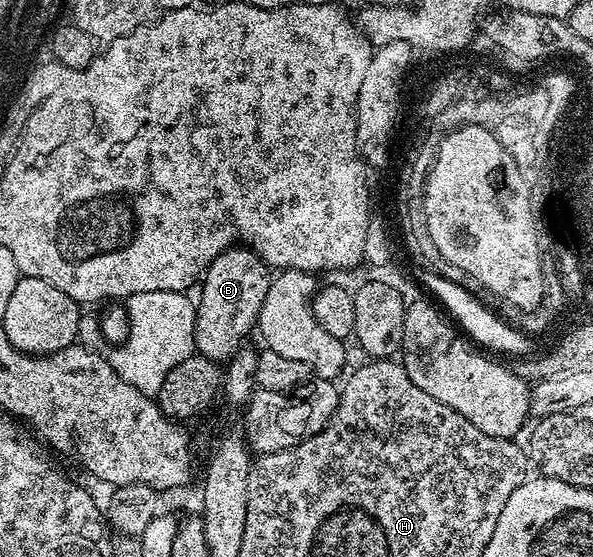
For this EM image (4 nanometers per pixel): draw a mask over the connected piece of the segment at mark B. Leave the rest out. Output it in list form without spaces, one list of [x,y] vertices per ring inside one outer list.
[[[236,245],[214,259],[201,276],[198,288],[197,306],[195,309],[195,349],[206,359],[223,365],[232,359],[239,348],[248,342],[247,339],[256,330],[261,313],[261,305],[265,305],[265,293],[269,293],[269,285],[273,278],[272,268],[268,267],[262,257],[253,253],[250,247]]]

